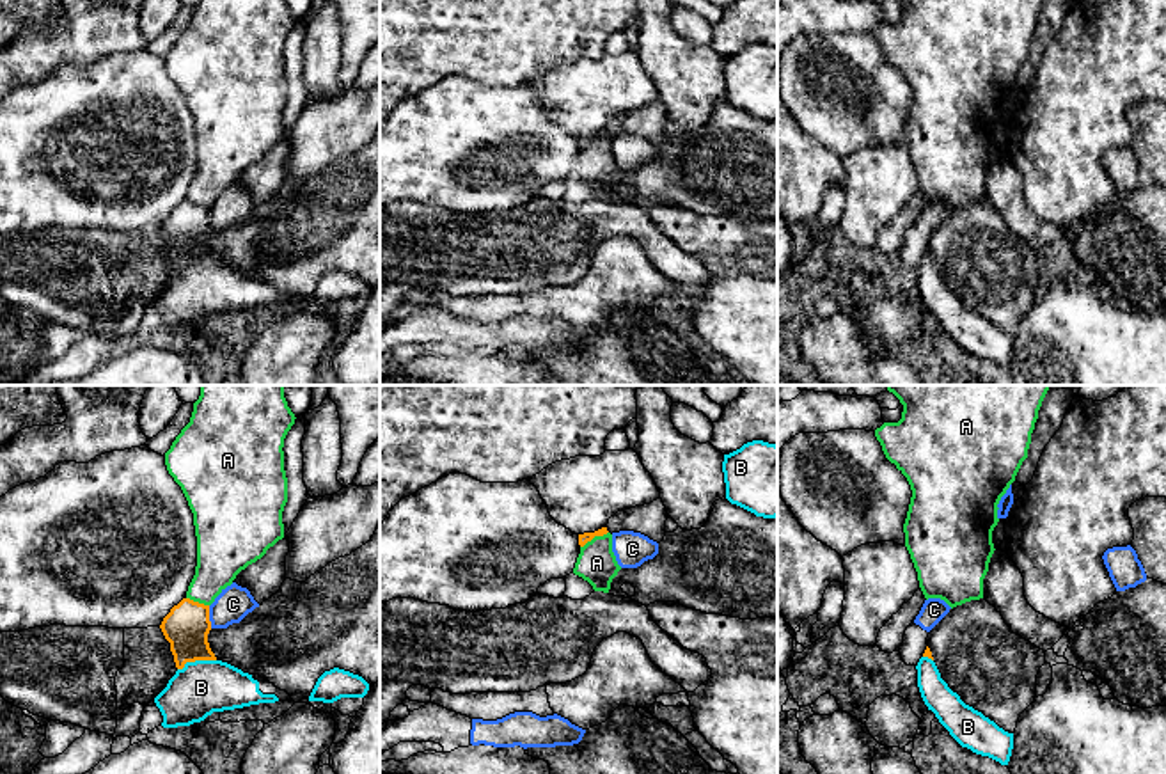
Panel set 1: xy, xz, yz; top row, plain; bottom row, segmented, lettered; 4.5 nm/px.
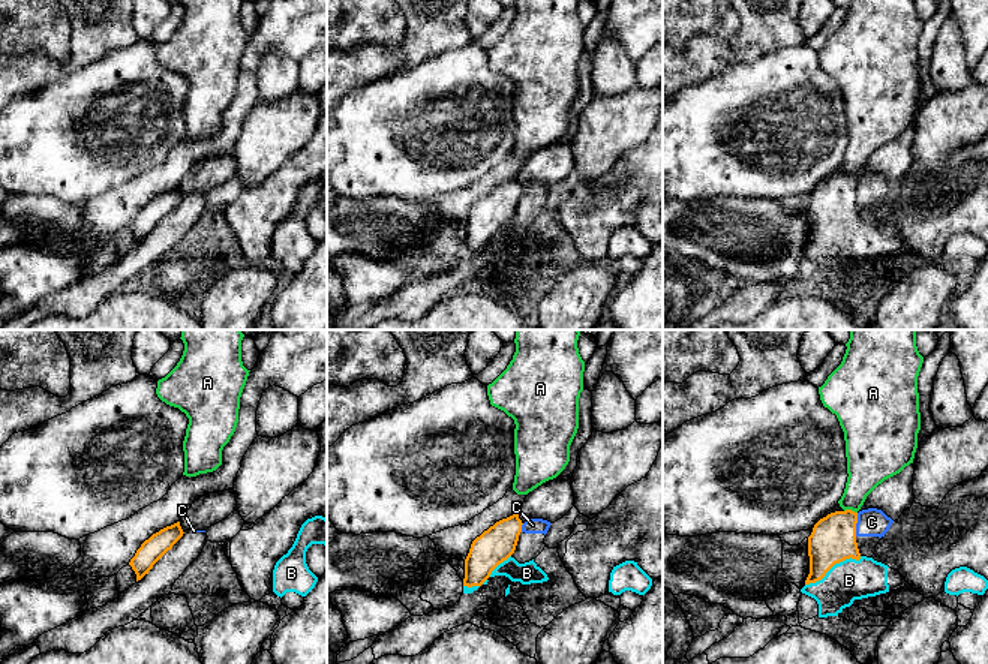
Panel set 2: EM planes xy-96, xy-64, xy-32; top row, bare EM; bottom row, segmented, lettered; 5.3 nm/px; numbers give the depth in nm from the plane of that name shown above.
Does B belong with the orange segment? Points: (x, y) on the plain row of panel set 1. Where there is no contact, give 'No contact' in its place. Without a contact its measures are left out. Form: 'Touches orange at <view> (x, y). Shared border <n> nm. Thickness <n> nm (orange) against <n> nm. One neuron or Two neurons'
Touches orange at xy (196, 261). Shared border 180 nm. Thickness 200 nm (orange) against 240 nm. One neuron

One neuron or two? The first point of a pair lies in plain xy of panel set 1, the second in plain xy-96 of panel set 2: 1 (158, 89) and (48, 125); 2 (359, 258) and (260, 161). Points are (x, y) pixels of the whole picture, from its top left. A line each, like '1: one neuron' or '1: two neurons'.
1: one neuron
2: two neurons

